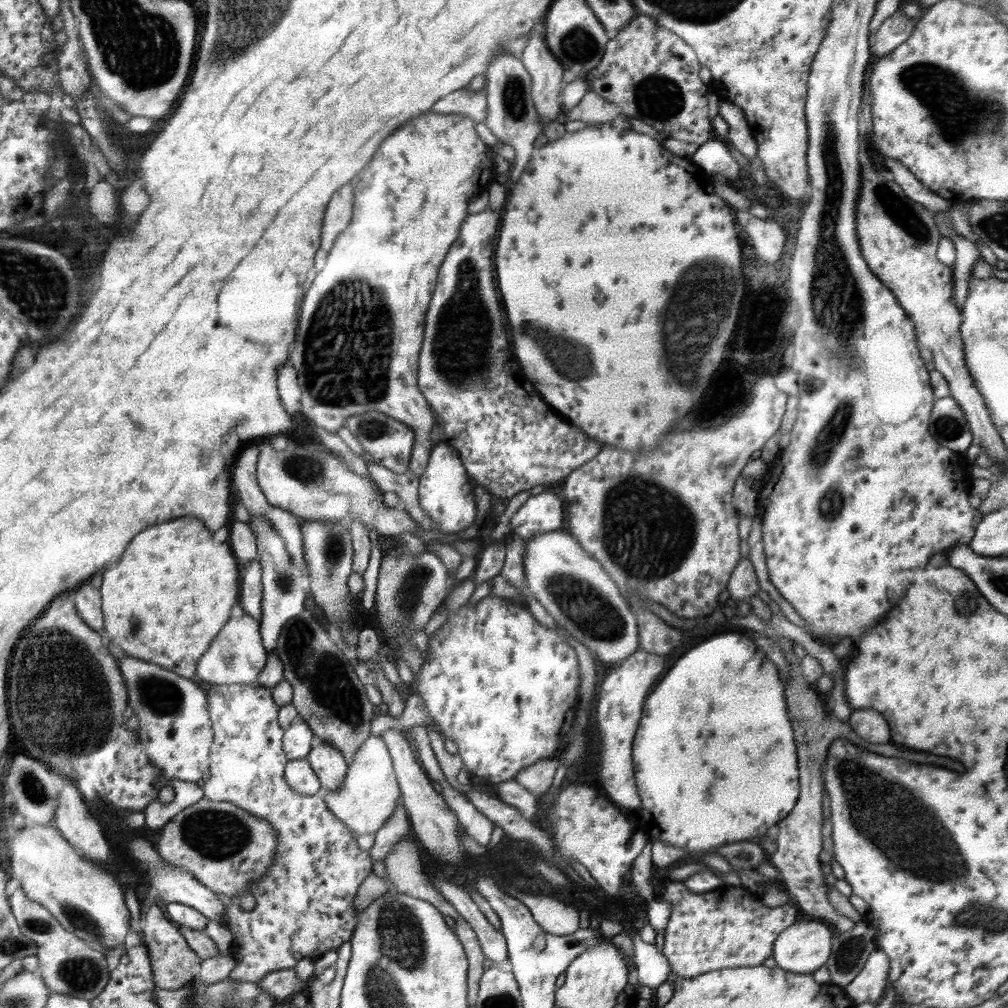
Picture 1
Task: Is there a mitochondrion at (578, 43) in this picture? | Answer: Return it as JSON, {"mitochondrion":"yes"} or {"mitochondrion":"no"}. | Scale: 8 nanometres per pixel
{"mitochondrion":"yes"}

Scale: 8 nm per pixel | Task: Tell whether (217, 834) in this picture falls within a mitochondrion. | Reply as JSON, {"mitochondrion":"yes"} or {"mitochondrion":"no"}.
{"mitochondrion":"yes"}

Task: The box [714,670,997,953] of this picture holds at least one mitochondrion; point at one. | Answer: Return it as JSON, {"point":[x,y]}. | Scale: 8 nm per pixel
{"point":[943,860]}

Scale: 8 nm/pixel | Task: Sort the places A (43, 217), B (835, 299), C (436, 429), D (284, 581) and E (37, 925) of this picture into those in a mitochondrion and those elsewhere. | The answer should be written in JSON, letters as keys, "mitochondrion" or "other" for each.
{"A":"other","B":"mitochondrion","C":"other","D":"mitochondrion","E":"mitochondrion"}

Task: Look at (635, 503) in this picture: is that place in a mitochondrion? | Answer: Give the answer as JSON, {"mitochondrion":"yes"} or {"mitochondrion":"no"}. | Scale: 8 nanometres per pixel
{"mitochondrion":"yes"}

